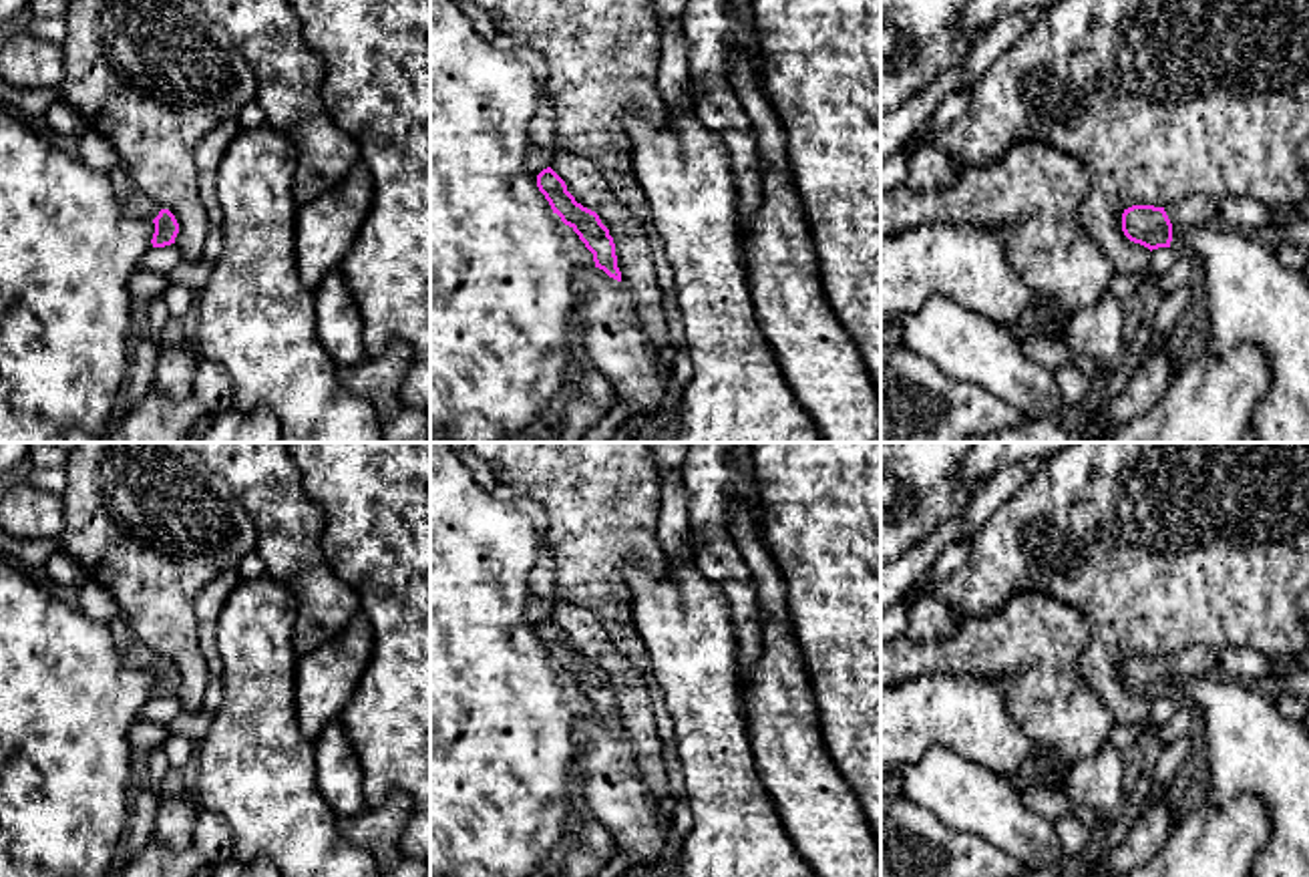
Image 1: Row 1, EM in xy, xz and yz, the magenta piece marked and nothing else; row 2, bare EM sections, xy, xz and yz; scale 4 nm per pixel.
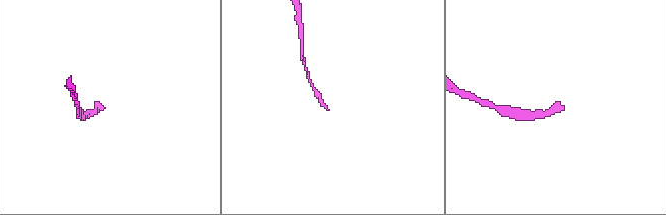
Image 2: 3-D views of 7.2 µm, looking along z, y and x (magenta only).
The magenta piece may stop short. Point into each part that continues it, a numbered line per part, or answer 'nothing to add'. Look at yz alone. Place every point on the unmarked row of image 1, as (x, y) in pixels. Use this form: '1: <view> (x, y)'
1: yz (1243, 664)

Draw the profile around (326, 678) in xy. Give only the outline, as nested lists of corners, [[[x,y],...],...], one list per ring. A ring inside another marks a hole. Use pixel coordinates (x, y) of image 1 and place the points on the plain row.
[[[358,613],[334,640],[318,646],[296,664],[296,714],[306,738],[340,718],[372,656],[372,628]]]

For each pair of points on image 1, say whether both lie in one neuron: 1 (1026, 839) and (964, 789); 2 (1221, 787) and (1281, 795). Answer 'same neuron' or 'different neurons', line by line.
1: same neuron
2: same neuron

